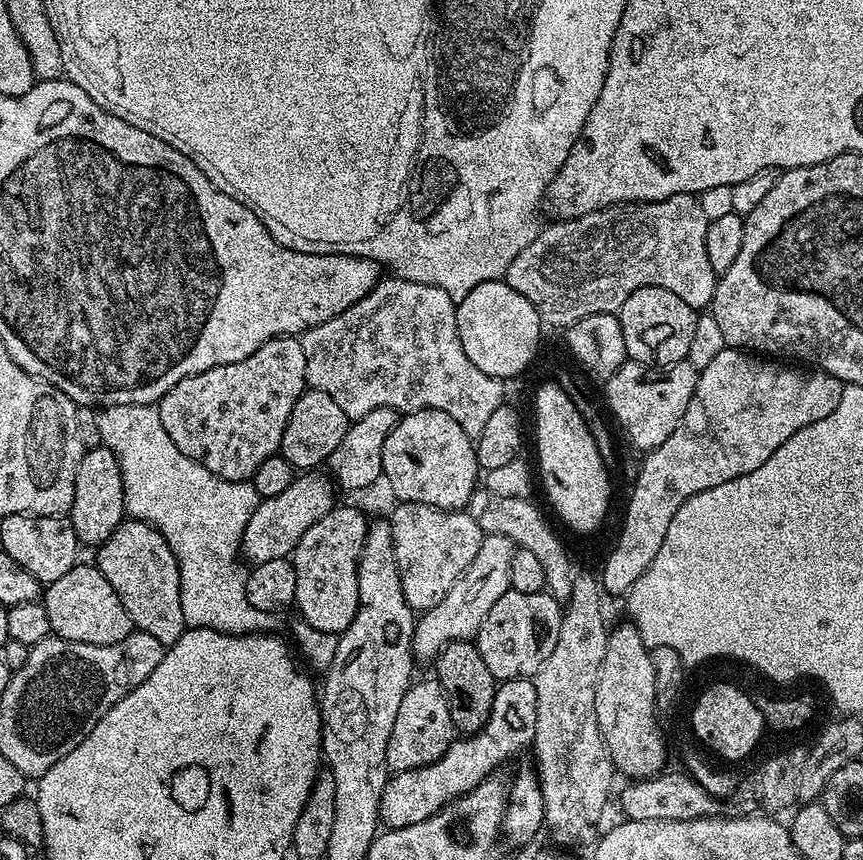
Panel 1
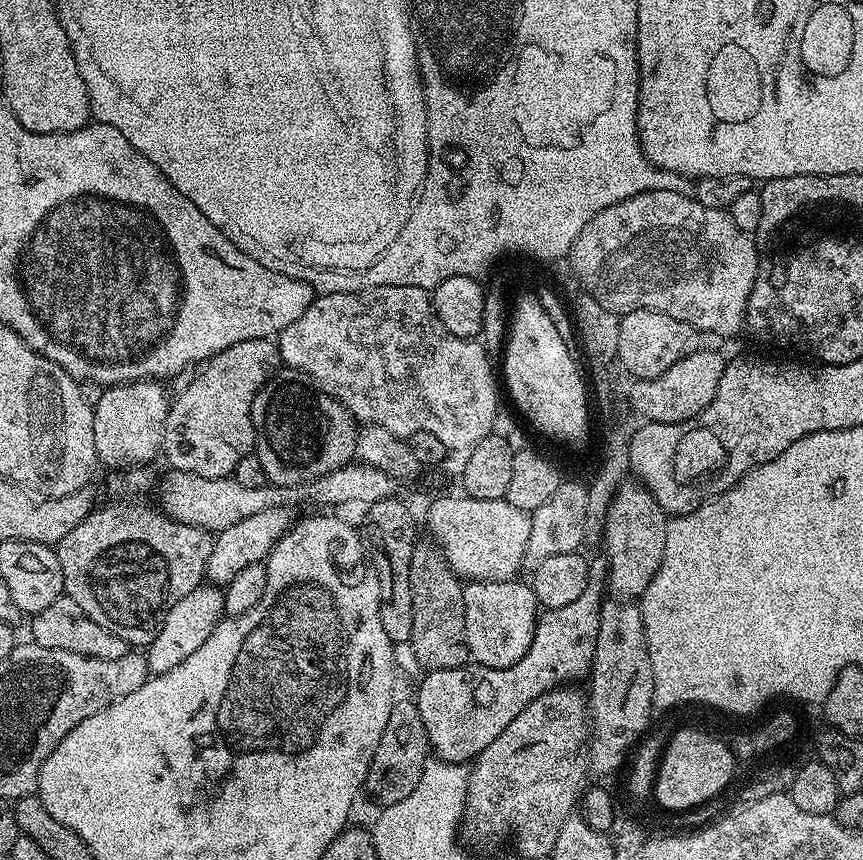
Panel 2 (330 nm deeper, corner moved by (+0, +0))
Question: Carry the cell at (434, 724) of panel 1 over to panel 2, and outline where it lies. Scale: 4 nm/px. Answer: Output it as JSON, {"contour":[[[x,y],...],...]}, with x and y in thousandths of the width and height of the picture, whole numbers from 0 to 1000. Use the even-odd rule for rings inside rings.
{"contour":[[[460,813],[452,826],[447,849],[443,849],[438,872],[433,872],[433,881],[429,886],[426,897],[424,921],[428,921],[440,937],[466,933],[466,928],[472,928],[480,920],[480,914],[484,914],[484,905],[489,905],[489,895],[496,883],[498,883],[498,866],[494,853],[494,840],[489,840],[489,830],[481,813]]]}

